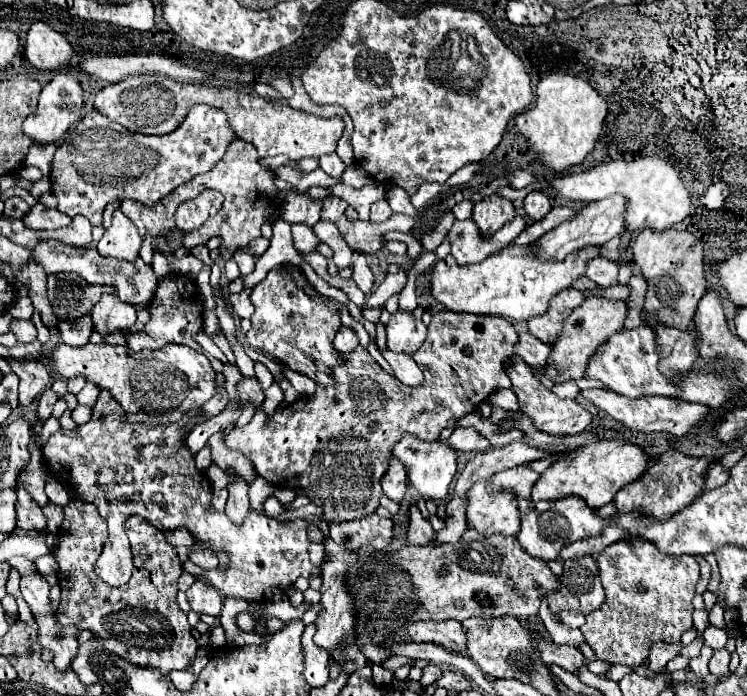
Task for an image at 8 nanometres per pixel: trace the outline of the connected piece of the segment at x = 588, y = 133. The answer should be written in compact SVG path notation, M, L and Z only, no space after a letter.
M552 73L540 79L536 85L536 105L518 115L514 119L514 127L518 135L528 141L530 151L542 165L554 171L564 171L582 163L592 151L596 139L602 133L606 113L608 109L604 97L600 97L586 81L572 75Z

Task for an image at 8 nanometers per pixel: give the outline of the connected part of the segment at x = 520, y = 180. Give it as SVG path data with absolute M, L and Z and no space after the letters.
M518 169L518 171L514 171L514 173L508 173L508 179L510 179L510 185L512 185L512 187L522 189L522 187L528 187L528 185L534 181L534 175Z

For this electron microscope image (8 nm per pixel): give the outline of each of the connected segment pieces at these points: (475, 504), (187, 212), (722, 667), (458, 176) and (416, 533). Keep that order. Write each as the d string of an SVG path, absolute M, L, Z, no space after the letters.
M488 479L484 481L478 481L470 493L468 493L468 511L466 511L466 517L468 517L468 525L474 527L478 533L490 537L494 533L502 533L502 535L516 535L520 531L520 513L516 509L516 495L508 489L504 493L496 493L490 489L488 485Z
M206 189L204 193L200 193L196 199L184 201L178 211L176 211L176 225L180 229L194 229L192 223L188 221L196 221L196 227L200 227L208 215L216 215L220 211L224 203L224 197L212 189Z
M726 649L714 651L714 655L710 659L710 673L716 677L728 675L728 663L730 663L730 653Z
M470 163L470 165L466 165L466 167L462 167L460 171L456 171L452 177L450 177L450 181L446 183L448 187L454 187L454 185L464 185L464 183L468 183L472 177L474 177L474 173L480 169L480 163Z
M412 505L410 507L410 525L408 525L408 545L424 547L424 545L432 543L432 537L434 537L434 531L432 531L430 523L424 521L418 507Z

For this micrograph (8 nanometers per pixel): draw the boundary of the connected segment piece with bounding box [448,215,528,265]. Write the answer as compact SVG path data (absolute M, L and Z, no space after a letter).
M518 215L512 223L506 223L504 229L500 229L500 233L494 233L492 237L482 237L472 219L454 221L452 229L448 231L448 239L452 243L452 255L456 257L458 265L482 261L484 257L488 257L488 253L494 253L510 245L510 241L514 241L526 225L528 225L526 217Z

